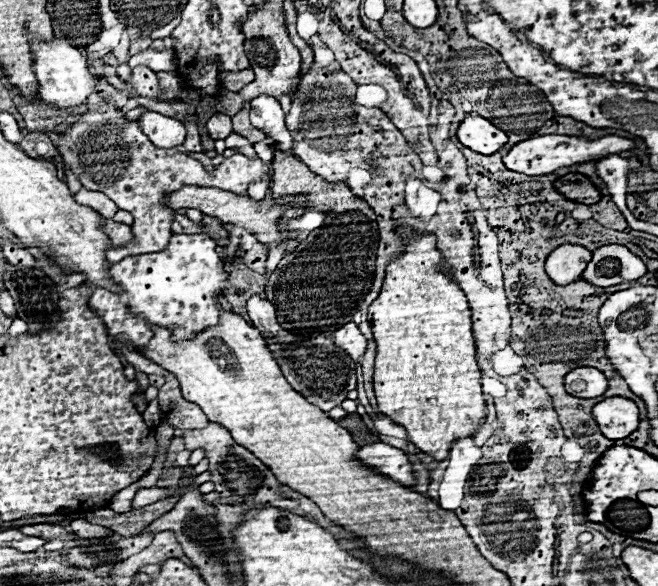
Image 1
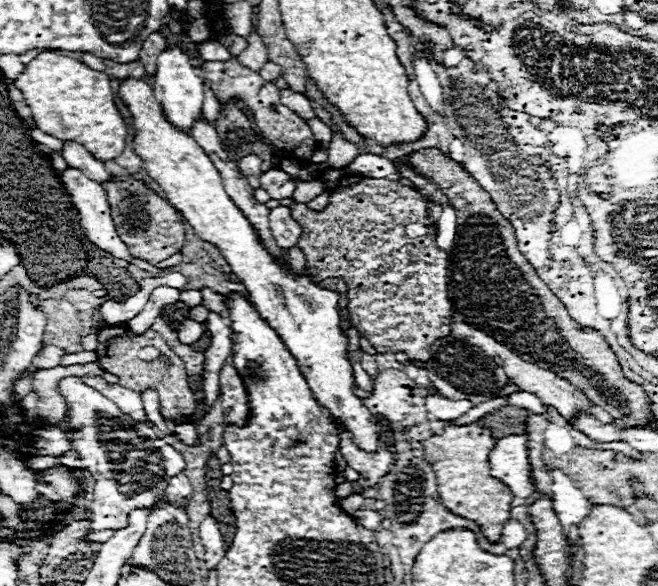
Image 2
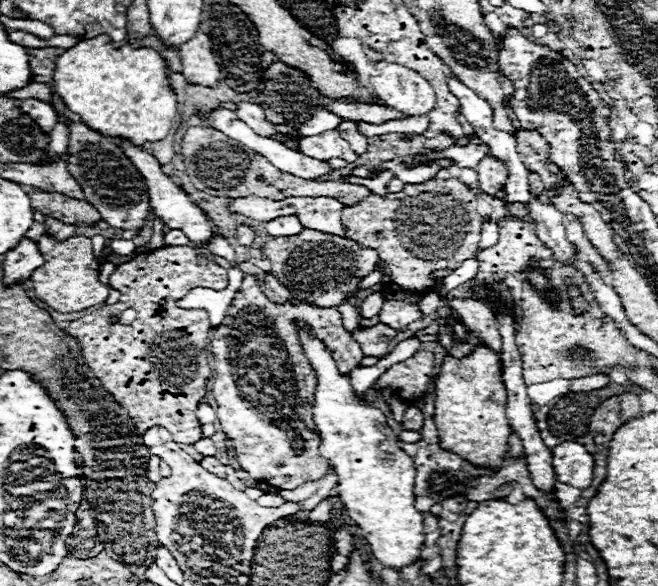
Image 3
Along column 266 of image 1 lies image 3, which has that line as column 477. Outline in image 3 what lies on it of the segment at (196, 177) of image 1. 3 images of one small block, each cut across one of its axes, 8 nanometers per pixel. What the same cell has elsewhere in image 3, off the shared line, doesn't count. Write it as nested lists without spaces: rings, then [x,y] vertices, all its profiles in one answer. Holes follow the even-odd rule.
[[[486,156],[484,160],[478,162],[476,172],[478,172],[480,190],[490,196],[494,196],[498,190],[502,190],[506,184],[506,178],[508,178],[506,166],[500,160],[490,158],[490,156]]]

